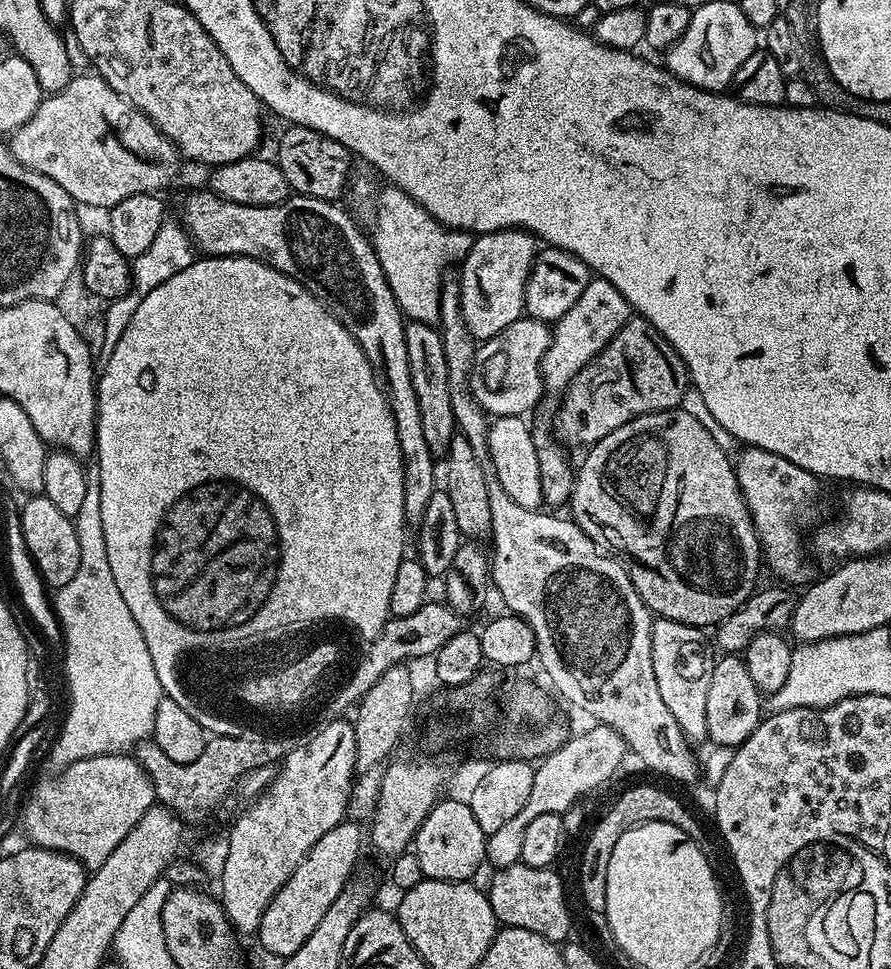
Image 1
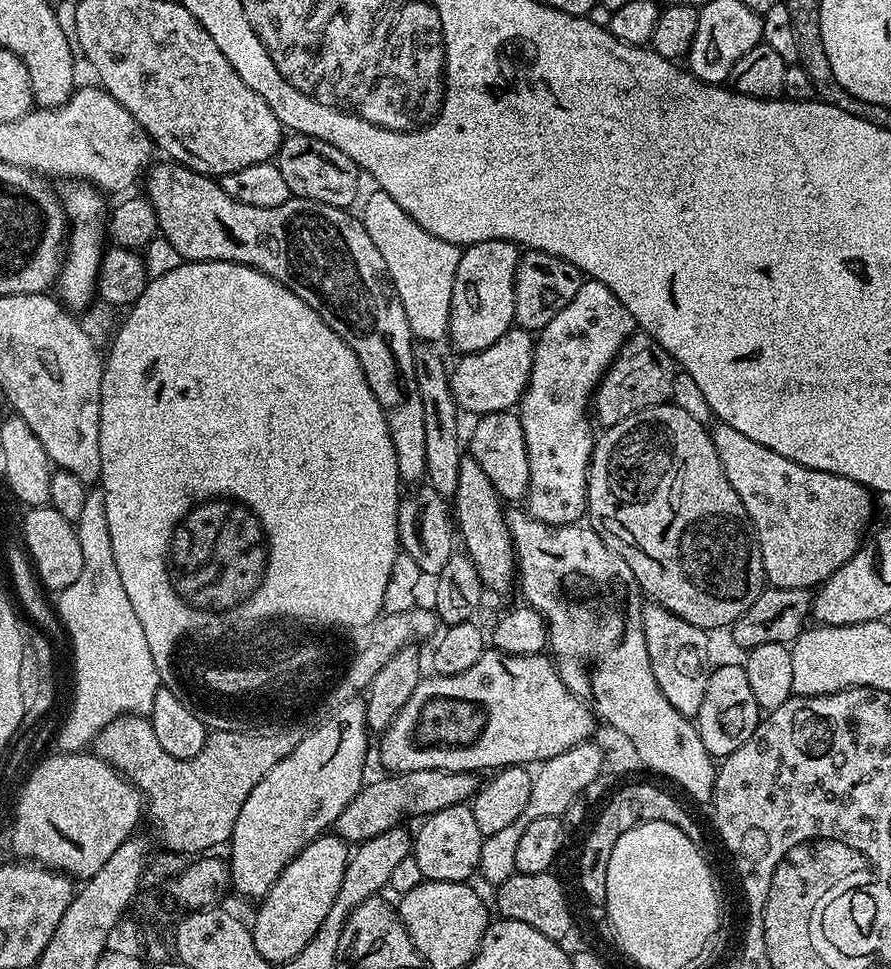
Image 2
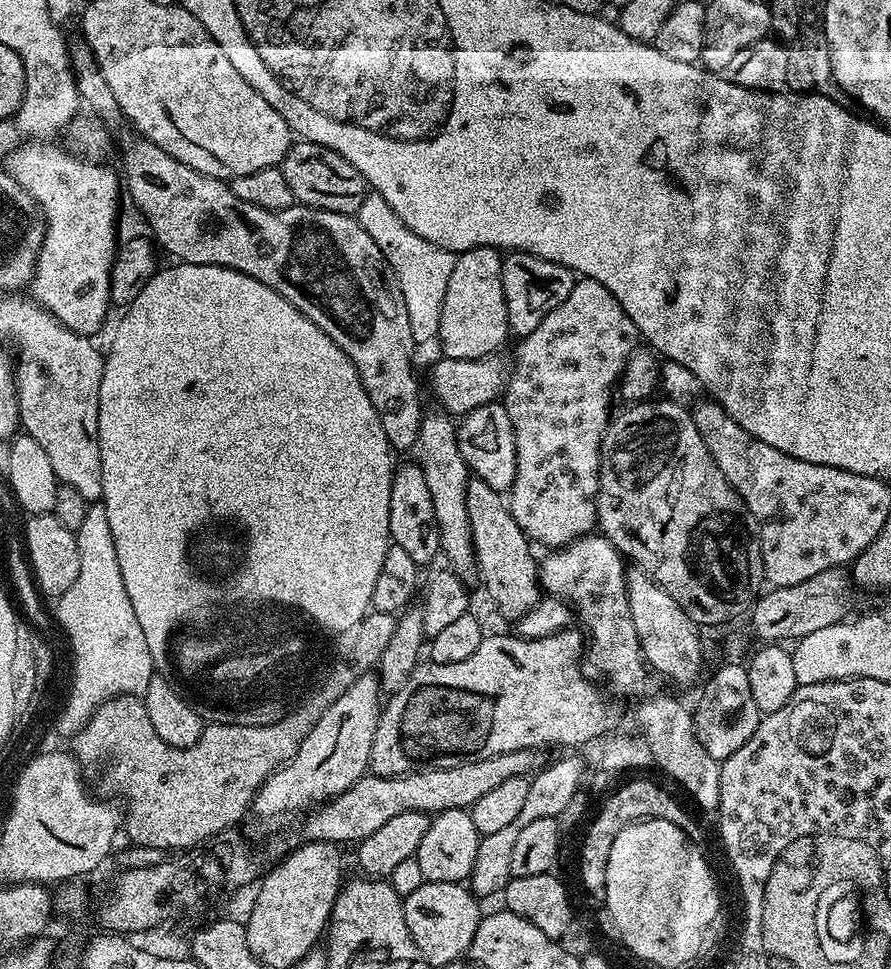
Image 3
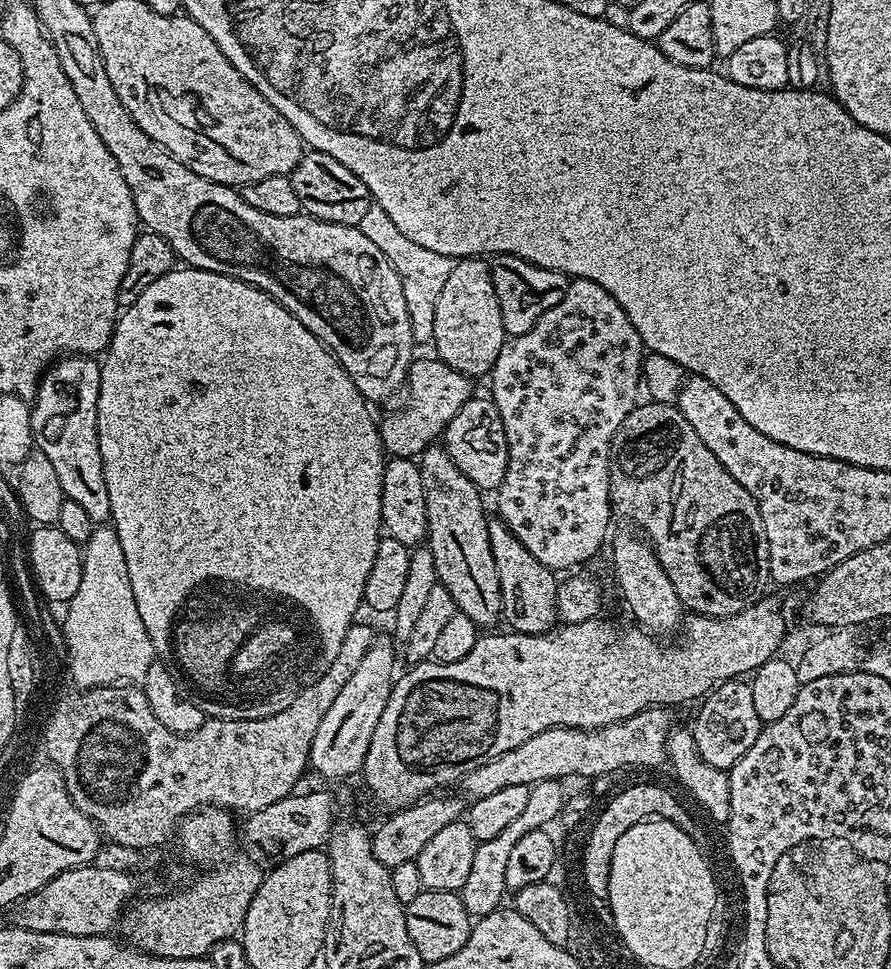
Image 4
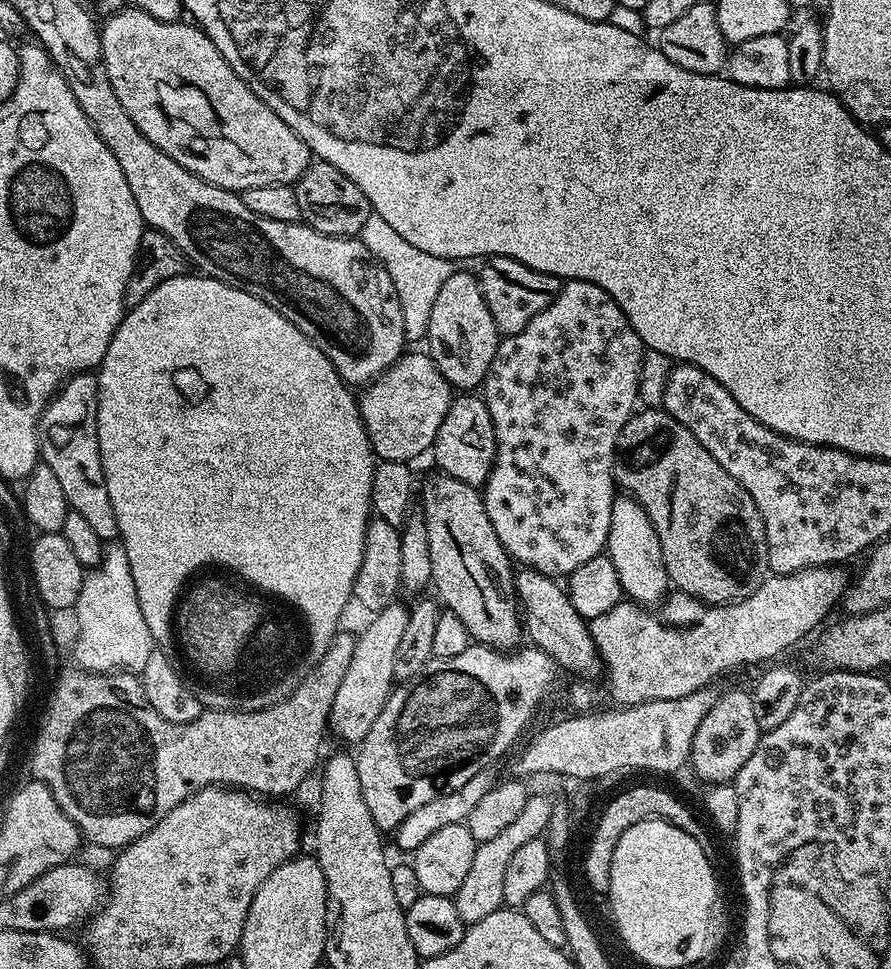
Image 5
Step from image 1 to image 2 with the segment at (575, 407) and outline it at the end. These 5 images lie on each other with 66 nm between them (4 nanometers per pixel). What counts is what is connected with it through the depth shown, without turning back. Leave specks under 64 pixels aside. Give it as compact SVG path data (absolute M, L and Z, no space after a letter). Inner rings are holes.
M641 332L630 336L620 347L620 352L612 365L605 370L604 379L595 390L595 423L600 426L611 426L622 422L622 418L638 410L669 403L677 371L678 365L672 355L662 350L662 346L652 336Z

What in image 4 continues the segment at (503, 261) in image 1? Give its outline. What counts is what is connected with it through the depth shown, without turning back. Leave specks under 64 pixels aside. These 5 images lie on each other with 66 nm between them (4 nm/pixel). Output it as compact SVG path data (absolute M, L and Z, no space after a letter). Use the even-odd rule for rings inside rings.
M484 258L457 259L434 306L434 334L430 344L436 348L437 359L466 377L477 378L491 371L505 339L502 310L498 310L489 261Z

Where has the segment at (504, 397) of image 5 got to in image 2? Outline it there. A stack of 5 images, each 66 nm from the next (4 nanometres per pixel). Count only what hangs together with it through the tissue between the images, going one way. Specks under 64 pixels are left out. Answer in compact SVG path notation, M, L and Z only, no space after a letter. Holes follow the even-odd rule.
M585 279L584 285L578 290L578 294L574 294L574 299L564 309L558 310L558 315L550 318L550 322L546 322L544 328L539 329L538 335L535 337L536 349L532 359L530 378L528 379L526 390L520 395L520 403L518 405L518 415L522 422L522 434L526 438L526 450L528 451L528 461L530 462L530 482L528 483L528 495L526 497L526 511L538 522L550 524L553 528L560 528L563 524L577 523L587 513L588 467L592 461L592 450L596 447L596 436L594 431L592 432L594 420L590 415L590 405L593 403L596 388L600 385L601 380L604 379L605 370L612 365L614 358L620 352L620 347L633 335L633 332L634 325L630 310L626 310L626 306L622 306L622 302L618 302L618 298L614 298L614 290L602 286L602 282L590 279Z

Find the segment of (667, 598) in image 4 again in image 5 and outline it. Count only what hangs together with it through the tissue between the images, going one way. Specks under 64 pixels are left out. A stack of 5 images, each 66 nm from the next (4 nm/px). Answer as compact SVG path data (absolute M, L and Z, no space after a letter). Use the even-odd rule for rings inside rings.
M617 495L616 501L612 503L612 509L610 510L610 534L608 535L606 554L610 558L610 562L614 562L619 591L627 599L645 606L656 606L669 595L670 581L668 571L666 570L666 562L662 562L662 546L658 542L658 534L650 522L646 510L642 510L640 503L630 495Z

